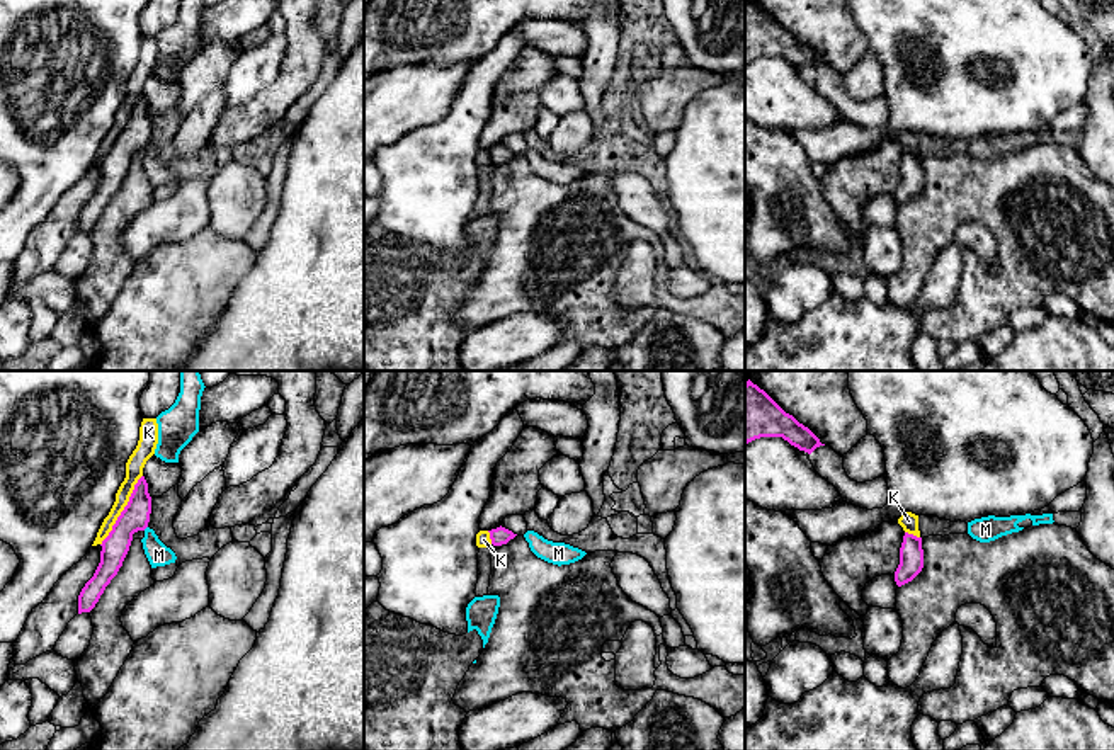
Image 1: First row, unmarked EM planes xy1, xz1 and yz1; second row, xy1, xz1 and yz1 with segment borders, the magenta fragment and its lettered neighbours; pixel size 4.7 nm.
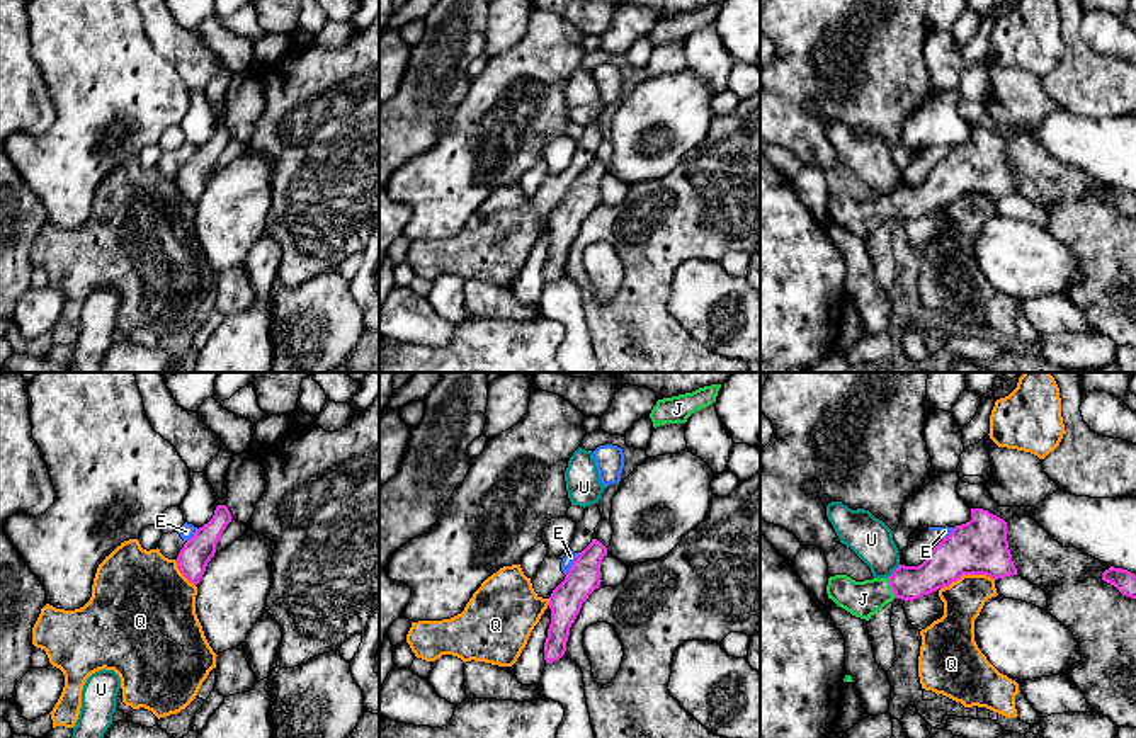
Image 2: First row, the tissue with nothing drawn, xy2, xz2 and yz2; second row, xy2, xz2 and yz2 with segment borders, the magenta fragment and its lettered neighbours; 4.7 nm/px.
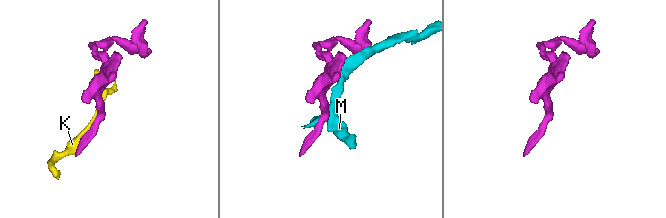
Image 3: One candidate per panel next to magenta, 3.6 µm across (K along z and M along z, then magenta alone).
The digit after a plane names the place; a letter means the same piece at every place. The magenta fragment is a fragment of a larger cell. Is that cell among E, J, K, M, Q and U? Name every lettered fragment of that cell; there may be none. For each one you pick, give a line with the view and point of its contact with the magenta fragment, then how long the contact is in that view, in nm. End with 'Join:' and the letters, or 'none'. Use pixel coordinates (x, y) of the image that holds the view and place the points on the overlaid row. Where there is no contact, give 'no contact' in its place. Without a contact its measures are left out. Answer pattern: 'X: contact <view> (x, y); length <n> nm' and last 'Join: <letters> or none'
J: contact yz2 (891, 589); length 100 nm
Join: J

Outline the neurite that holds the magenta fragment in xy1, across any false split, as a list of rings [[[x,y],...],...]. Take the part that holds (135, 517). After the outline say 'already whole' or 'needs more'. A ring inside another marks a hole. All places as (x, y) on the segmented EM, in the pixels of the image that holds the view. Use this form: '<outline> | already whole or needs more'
[[[141,476],[134,485],[128,505],[100,544],[100,563],[78,595],[78,614],[90,612],[95,607],[105,587],[122,566],[133,534],[148,527],[150,514],[151,497],[148,493],[148,483],[145,476]]] | already whole

